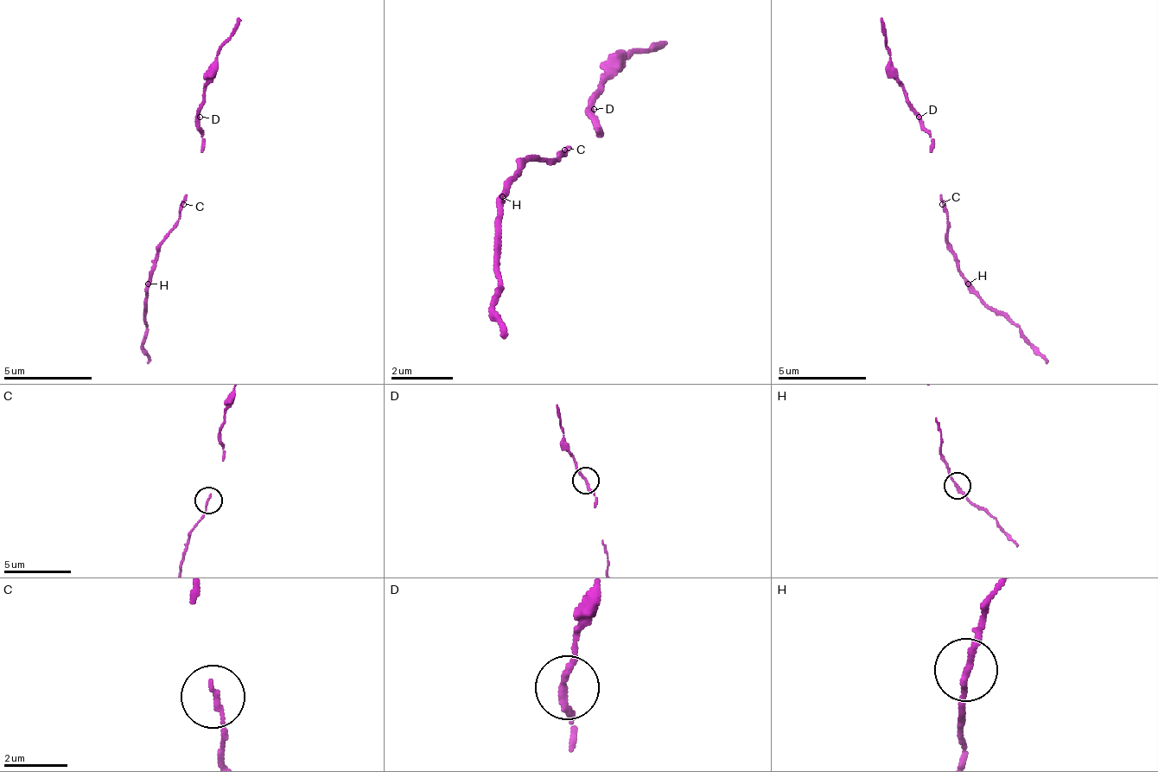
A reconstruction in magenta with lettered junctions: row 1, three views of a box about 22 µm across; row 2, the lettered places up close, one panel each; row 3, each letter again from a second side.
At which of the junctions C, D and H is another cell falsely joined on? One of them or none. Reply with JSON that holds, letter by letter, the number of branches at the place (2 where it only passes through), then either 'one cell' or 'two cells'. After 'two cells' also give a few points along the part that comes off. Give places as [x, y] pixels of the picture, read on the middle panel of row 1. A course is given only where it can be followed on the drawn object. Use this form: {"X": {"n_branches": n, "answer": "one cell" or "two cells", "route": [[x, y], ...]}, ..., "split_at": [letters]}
{"C": {"n_branches": 1, "answer": "one cell"}, "D": {"n_branches": 2, "answer": "one cell"}, "H": {"n_branches": 2, "answer": "one cell"}, "split_at": []}

